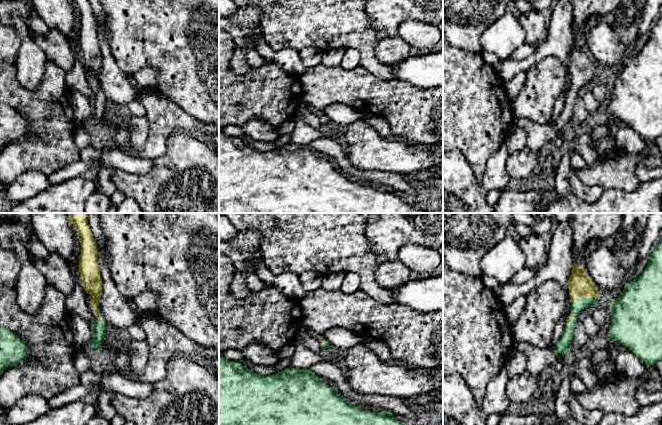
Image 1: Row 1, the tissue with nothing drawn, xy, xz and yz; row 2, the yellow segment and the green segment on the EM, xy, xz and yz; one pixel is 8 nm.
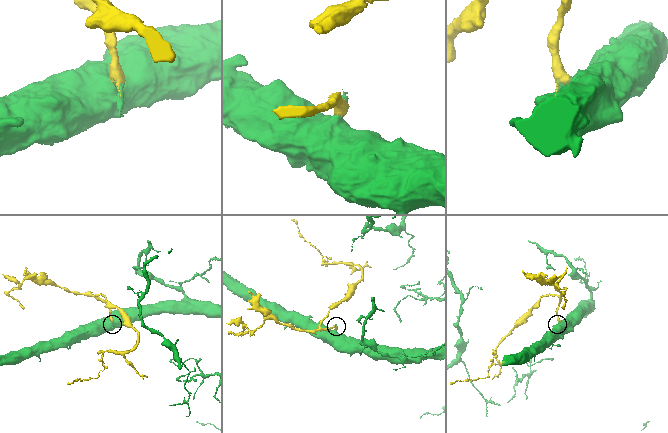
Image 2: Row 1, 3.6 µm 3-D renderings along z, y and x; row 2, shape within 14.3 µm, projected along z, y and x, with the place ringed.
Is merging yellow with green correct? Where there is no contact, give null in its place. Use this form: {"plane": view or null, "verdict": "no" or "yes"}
{"plane": "yz", "verdict": "yes"}

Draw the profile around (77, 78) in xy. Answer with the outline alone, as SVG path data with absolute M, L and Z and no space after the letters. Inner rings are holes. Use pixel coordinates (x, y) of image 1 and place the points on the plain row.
M69 35L67 38L75 56L75 63L73 67L66 72L65 80L67 88L70 91L77 91L81 93L93 101L96 91L94 84L89 76L88 69L84 66L82 59L77 57L75 43L70 39Z

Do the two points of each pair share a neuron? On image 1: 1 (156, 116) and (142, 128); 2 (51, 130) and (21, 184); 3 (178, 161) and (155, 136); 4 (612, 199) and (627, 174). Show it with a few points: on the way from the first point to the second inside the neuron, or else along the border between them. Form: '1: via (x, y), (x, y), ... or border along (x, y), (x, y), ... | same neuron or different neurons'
1: border along (145, 115), (148, 121), (149, 133), (142, 146) | different neurons
2: border along (47, 174), (27, 170), (20, 174), (10, 185) | different neurons
3: border along (184, 133), (172, 133), (166, 150), (154, 159) | different neurons
4: border along (640, 182), (636, 188), (629, 191), (603, 190) | different neurons

